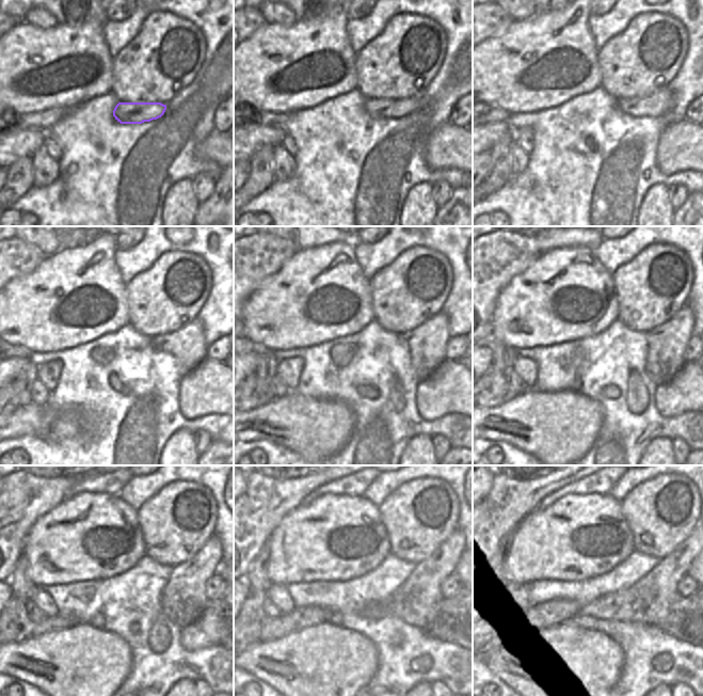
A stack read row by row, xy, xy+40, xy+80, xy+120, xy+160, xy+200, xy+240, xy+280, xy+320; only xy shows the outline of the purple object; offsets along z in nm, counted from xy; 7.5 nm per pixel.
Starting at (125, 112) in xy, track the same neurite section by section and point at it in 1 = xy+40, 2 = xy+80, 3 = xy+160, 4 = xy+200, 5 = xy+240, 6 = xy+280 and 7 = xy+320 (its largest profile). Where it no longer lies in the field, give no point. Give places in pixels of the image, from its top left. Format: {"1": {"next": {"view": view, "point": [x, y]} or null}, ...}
{"1": {"next": {"view": "xy+40", "point": [379, 108]}}, "2": {"next": {"view": "xy+80", "point": [645, 107]}}, "3": {"next": {"view": "xy+160", "point": [427, 333]}}, "4": {"next": {"view": "xy+200", "point": [668, 335]}}, "5": {"next": {"view": "xy+240", "point": [208, 560]}}, "6": {"next": {"view": "xy+280", "point": [449, 552]}}, "7": {"next": {"view": "xy+320", "point": [678, 565]}}}

